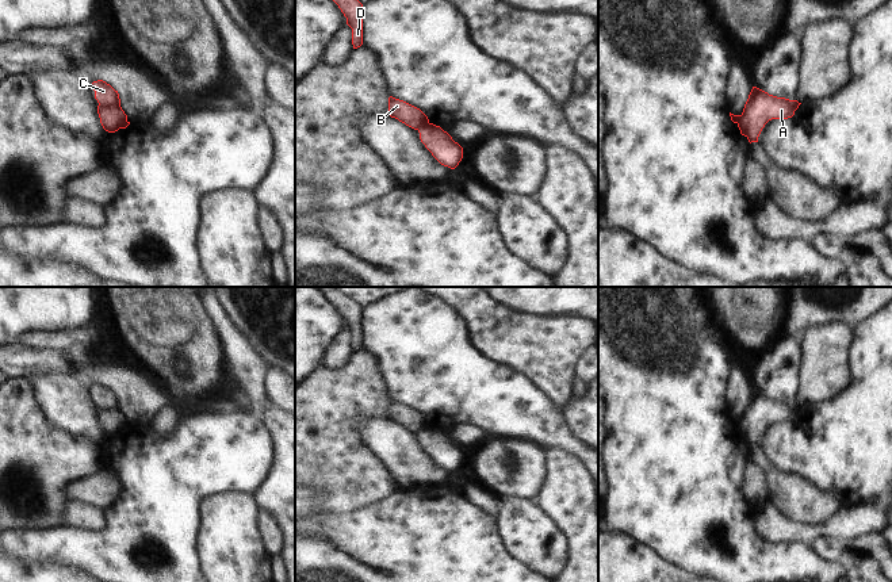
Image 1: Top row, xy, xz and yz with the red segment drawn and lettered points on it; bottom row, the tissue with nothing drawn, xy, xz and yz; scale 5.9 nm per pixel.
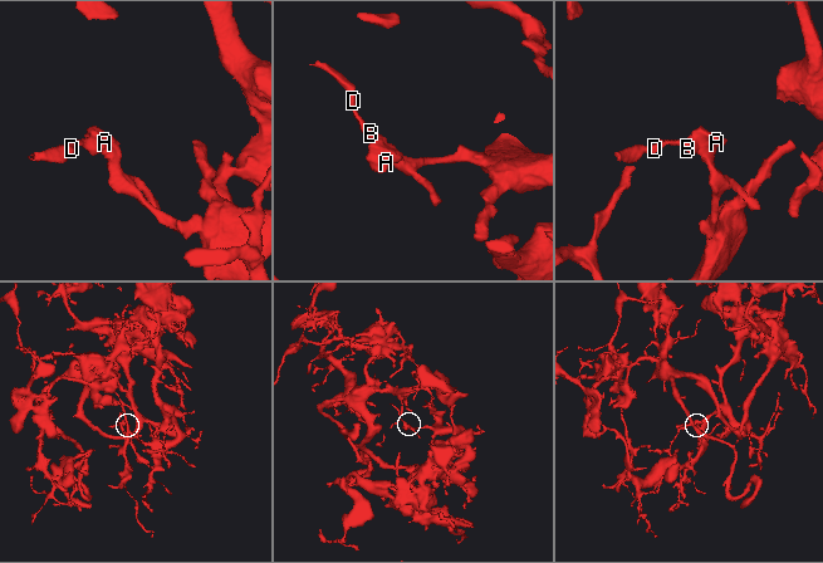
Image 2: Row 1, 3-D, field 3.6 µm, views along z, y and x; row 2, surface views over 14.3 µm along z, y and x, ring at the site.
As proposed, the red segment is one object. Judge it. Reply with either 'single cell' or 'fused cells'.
fused cells

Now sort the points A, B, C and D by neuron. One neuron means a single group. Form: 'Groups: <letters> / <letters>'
Groups: A C / B D

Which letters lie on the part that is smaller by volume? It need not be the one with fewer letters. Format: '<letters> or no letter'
B, D

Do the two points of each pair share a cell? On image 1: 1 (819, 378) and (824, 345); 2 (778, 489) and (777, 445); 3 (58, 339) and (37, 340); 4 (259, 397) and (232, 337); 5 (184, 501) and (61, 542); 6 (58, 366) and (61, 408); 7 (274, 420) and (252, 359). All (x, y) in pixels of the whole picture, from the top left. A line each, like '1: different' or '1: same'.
1: same
2: different
3: same
4: same
5: same
6: different
7: different

